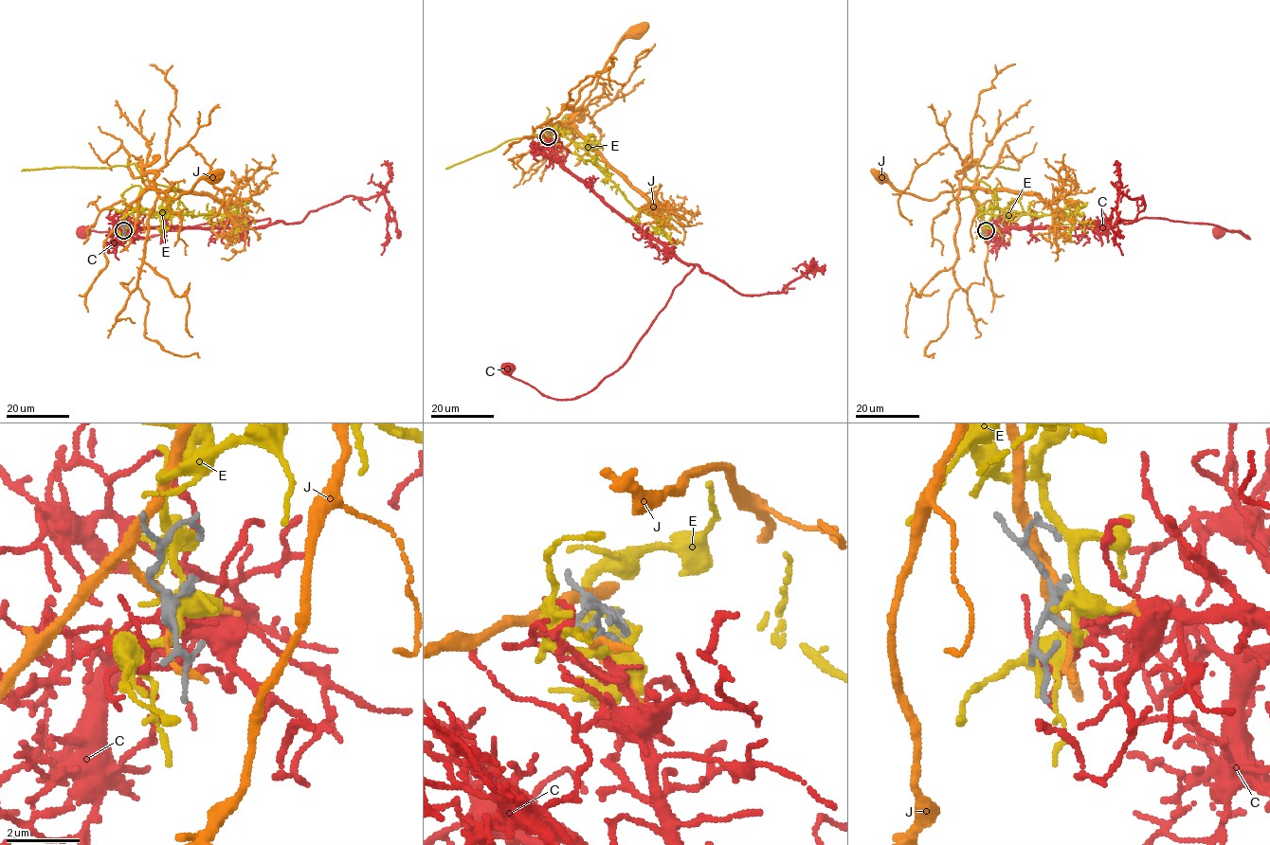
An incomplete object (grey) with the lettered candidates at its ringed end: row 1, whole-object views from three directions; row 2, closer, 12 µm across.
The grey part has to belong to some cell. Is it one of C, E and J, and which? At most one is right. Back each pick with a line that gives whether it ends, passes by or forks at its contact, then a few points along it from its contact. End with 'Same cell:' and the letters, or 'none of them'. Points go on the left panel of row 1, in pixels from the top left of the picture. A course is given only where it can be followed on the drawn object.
C: it forks; course (123, 230), (259, 227), (266, 225), (269, 219), (232, 218), (145, 238), (122, 238), (110, 231), (82, 231)
Same cell: C

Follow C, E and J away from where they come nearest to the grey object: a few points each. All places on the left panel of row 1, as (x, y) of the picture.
C: (123, 230), (259, 227), (266, 225), (269, 219), (232, 218), (145, 238), (122, 238), (110, 231), (82, 231)
E: (123, 230), (128, 209), (146, 207), (166, 216), (163, 210), (174, 190), (142, 180), (132, 164), (21, 170)
J: (123, 230), (120, 222), (123, 213), (148, 188), (164, 191), (175, 199), (200, 178), (210, 177)

